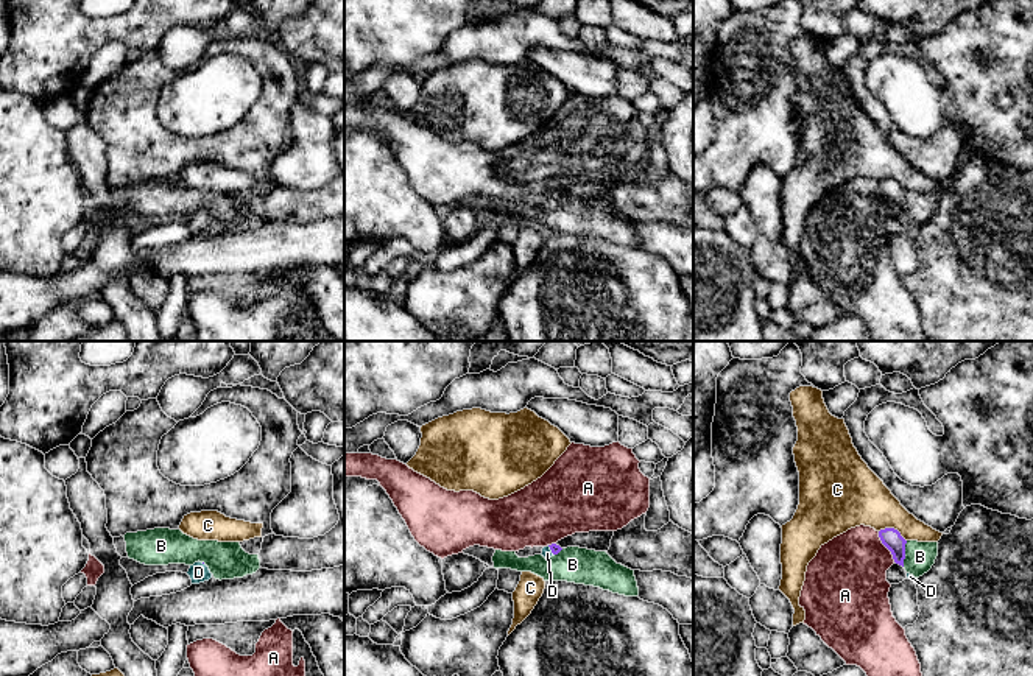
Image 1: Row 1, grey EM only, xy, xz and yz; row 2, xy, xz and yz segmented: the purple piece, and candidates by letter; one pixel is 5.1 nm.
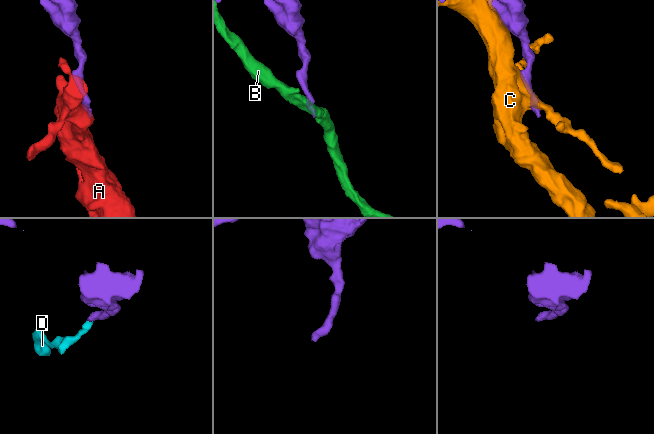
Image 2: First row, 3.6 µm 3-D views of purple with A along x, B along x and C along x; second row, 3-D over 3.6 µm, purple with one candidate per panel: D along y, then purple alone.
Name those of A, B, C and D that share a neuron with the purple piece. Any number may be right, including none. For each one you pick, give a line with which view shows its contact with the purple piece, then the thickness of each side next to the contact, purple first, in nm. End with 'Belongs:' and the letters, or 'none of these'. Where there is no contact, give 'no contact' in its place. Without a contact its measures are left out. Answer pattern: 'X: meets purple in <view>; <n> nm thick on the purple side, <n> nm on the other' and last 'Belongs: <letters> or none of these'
D: meets purple in xz; 50 nm thick on the purple side, 50 nm on the other
Belongs: D

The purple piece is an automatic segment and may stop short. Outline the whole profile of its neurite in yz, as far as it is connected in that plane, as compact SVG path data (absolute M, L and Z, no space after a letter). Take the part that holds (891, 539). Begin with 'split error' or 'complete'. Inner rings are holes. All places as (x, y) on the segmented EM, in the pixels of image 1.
complete; M885 528L879 531L882 544L891 551L896 564L904 567L905 544L907 540L894 528Z

